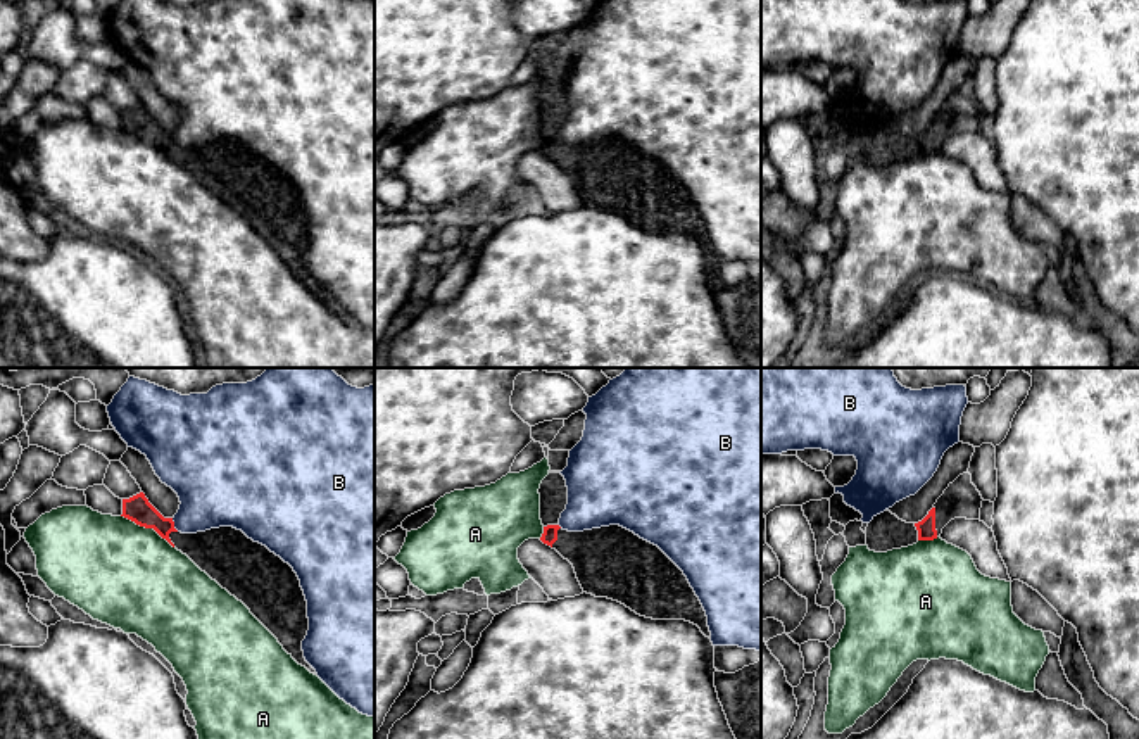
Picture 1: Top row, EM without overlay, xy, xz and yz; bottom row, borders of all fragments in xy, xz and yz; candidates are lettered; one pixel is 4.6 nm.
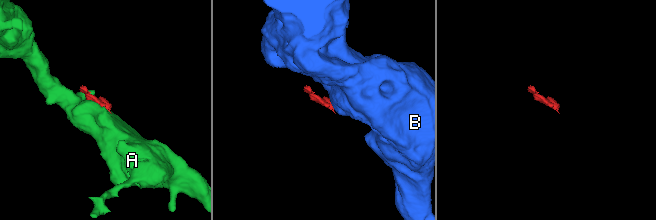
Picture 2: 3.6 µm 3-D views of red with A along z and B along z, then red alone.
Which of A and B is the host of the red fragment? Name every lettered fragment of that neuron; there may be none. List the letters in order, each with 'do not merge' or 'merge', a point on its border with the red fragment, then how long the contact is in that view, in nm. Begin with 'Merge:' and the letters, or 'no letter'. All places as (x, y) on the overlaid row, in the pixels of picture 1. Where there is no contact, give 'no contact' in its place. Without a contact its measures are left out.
Merge: no letter
A: do not merge; meets red in xy at (147, 527); contact 300 nm long
B: do not merge; meets red in xy at (173, 525); contact 70 nm long

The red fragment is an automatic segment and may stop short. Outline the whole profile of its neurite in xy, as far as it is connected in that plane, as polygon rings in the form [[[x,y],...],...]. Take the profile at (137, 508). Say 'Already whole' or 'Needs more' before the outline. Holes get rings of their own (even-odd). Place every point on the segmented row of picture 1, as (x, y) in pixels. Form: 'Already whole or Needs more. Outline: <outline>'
Needs more. Outline: [[[143,492],[123,499],[121,516],[140,527],[154,528],[173,547],[186,554],[202,572],[242,601],[299,665],[318,675],[304,658],[302,641],[309,630],[307,601],[288,563],[233,527],[181,534],[174,528],[173,518],[164,518]]]

